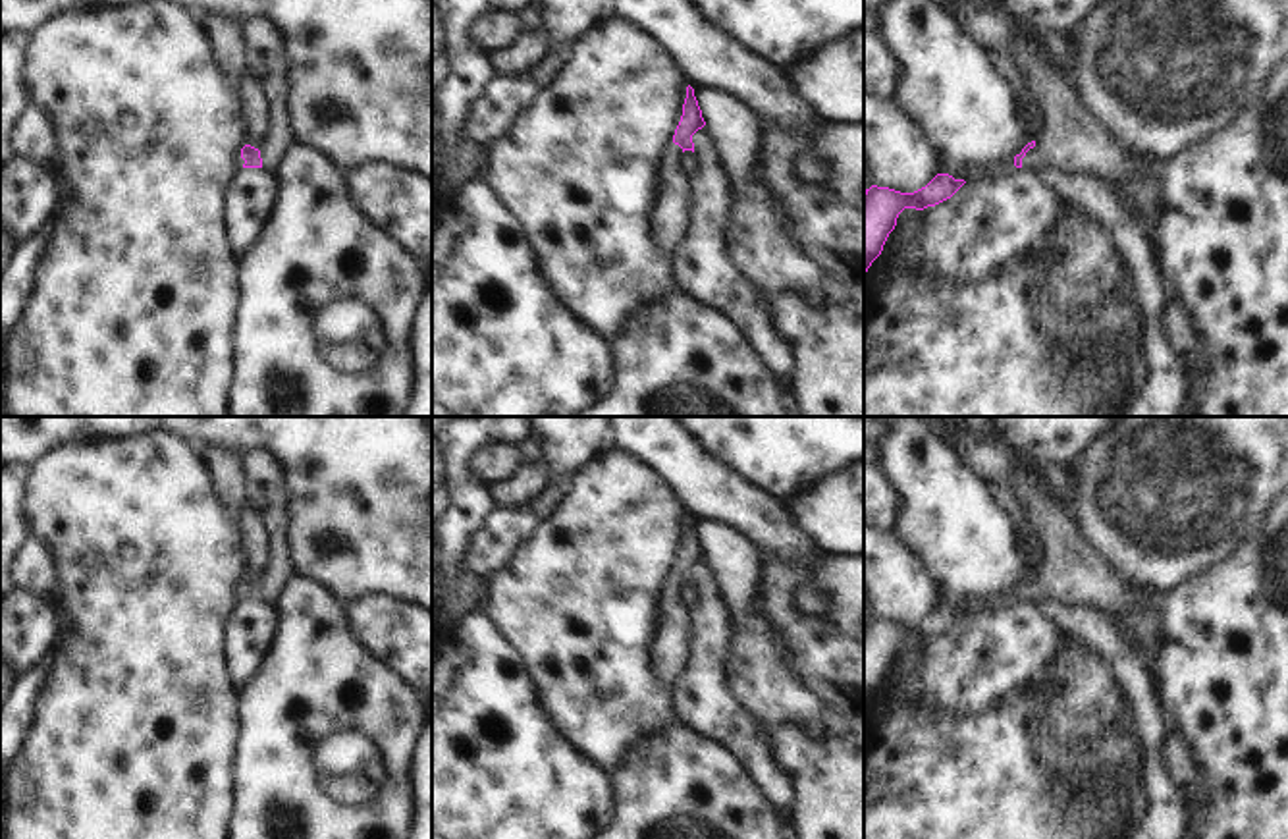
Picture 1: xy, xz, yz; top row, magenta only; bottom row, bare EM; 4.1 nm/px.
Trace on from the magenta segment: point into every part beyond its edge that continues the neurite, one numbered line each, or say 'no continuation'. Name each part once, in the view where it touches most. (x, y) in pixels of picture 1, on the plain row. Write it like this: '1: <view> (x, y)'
1: yz (1071, 573)

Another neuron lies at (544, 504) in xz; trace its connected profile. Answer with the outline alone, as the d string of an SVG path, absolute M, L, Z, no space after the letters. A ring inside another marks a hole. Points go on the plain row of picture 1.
M551 482L544 492L530 500L530 507L538 513L542 521L550 519L559 507L567 486L563 482Z

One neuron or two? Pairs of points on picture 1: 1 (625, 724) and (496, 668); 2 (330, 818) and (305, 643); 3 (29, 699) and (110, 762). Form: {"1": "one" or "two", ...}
{"1": "two", "2": "one", "3": "two"}

